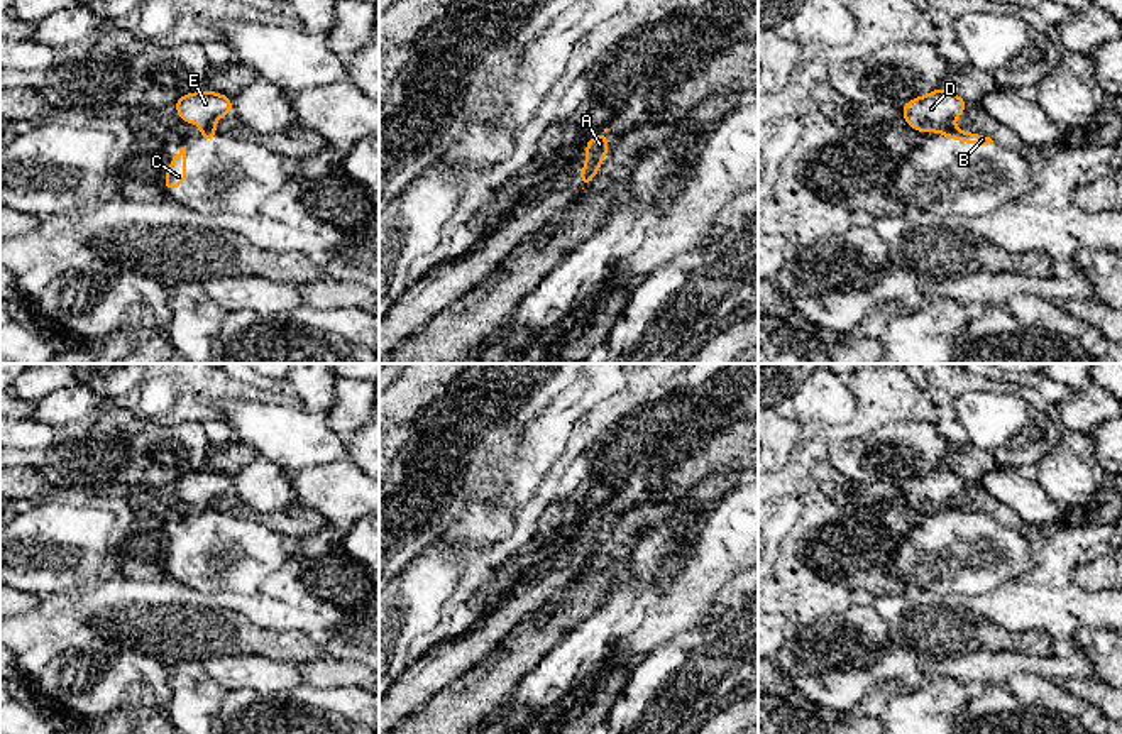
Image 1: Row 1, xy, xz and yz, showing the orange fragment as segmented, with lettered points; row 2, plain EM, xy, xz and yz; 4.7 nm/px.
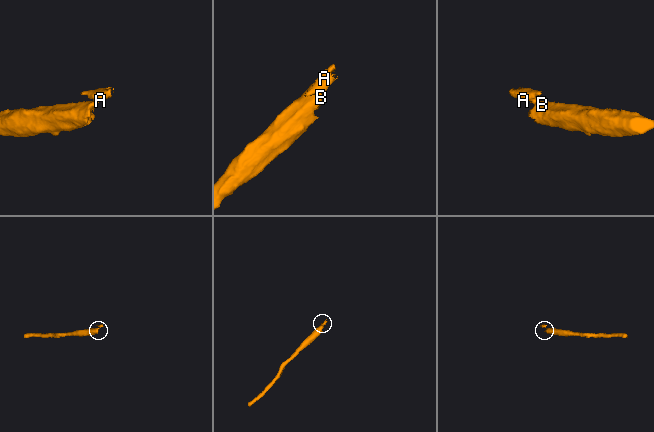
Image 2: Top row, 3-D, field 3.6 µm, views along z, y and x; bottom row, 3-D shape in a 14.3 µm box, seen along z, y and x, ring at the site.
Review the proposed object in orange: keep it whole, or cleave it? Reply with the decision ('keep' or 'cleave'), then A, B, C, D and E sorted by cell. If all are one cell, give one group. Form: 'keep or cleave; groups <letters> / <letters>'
cleave; groups A D E / B C

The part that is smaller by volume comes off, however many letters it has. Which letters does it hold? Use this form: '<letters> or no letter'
A, D, E

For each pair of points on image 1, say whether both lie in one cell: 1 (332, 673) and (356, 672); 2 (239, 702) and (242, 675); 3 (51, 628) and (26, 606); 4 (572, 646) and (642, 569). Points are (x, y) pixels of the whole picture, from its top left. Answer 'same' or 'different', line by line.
1: same
2: different
3: different
4: same

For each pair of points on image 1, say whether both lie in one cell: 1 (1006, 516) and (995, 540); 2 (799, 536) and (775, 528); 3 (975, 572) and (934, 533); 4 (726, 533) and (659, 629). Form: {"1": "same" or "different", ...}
{"1": "different", "2": "different", "3": "same", "4": "same"}

